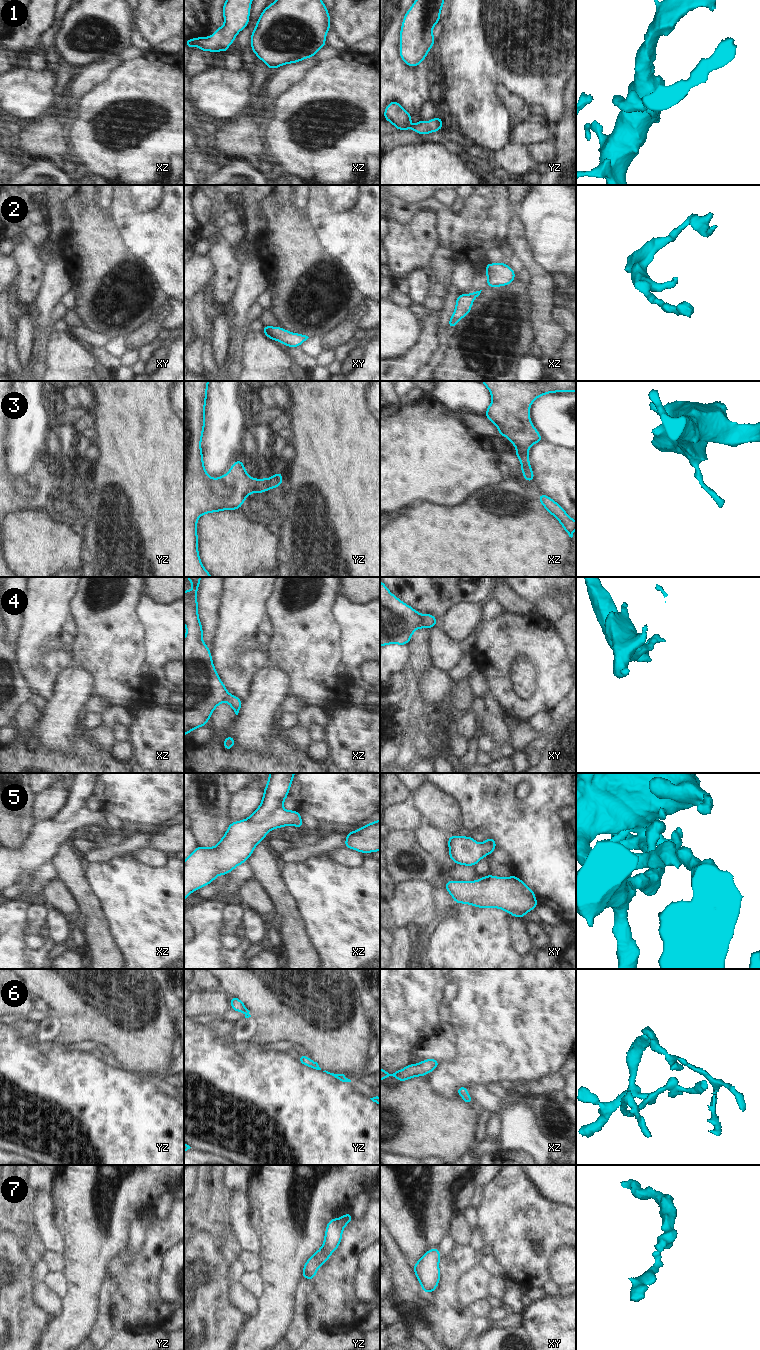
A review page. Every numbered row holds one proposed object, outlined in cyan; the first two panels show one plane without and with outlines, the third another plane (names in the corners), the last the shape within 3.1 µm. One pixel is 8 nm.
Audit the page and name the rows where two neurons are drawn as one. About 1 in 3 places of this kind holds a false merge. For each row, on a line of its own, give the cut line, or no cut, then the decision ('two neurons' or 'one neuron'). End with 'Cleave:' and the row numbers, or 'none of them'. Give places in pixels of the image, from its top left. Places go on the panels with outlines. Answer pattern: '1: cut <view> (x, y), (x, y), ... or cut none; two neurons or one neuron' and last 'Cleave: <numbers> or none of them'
1: cut none; one neuron
2: cut none; one neuron
3: cut none; one neuron
4: cut none; one neuron
5: cut none; one neuron
6: cut none; one neuron
7: cut none; one neuron
Cleave: none of them

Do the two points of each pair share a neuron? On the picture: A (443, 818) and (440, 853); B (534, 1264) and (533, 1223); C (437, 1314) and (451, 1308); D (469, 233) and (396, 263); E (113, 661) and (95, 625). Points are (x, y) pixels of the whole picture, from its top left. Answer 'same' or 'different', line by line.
A: different
B: same
C: same
D: different
E: same

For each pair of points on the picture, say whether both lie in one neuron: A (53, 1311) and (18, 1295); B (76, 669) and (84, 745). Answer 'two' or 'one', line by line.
A: two
B: two

